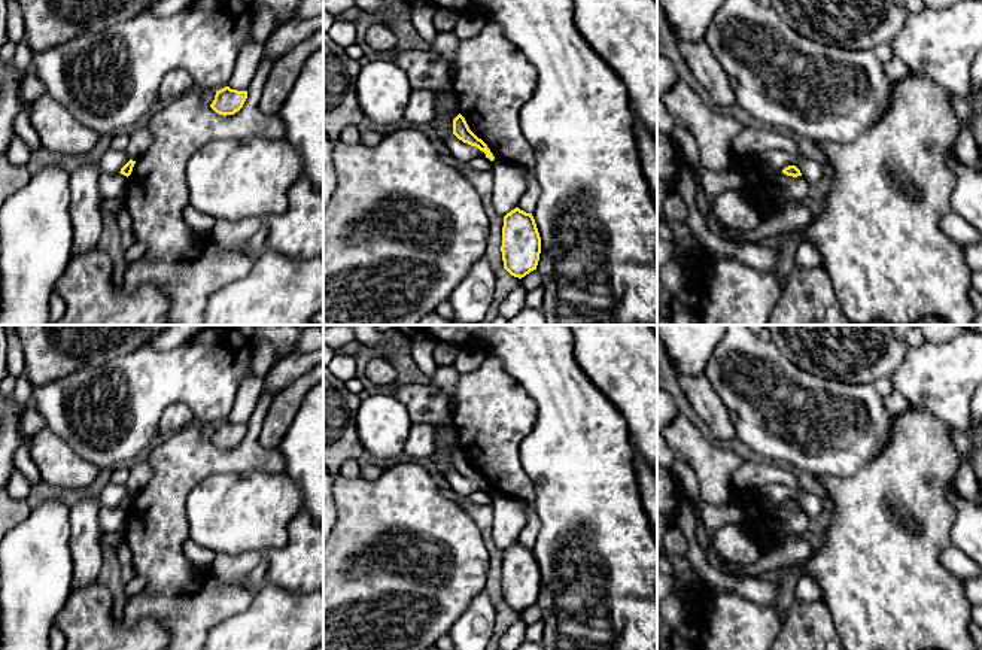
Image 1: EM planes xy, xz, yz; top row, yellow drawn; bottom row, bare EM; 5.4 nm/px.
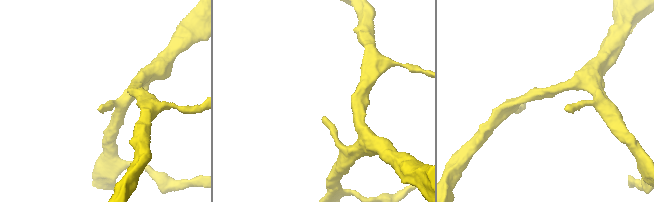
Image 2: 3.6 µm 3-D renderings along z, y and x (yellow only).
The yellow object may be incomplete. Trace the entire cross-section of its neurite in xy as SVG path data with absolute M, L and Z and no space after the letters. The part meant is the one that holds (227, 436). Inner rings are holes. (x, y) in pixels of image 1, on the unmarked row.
M225 420L216 425L215 434L210 441L219 449L234 449L238 446L247 432L247 425L237 425Z

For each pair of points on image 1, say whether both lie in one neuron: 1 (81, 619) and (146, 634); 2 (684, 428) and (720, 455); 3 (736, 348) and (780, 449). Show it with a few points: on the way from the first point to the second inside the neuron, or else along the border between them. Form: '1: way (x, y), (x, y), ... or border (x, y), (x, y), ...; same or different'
1: way (97, 634), (130, 634); same
2: way (693, 437), (711, 455); same
3: way (747, 373), (780, 410), (780, 424); same

